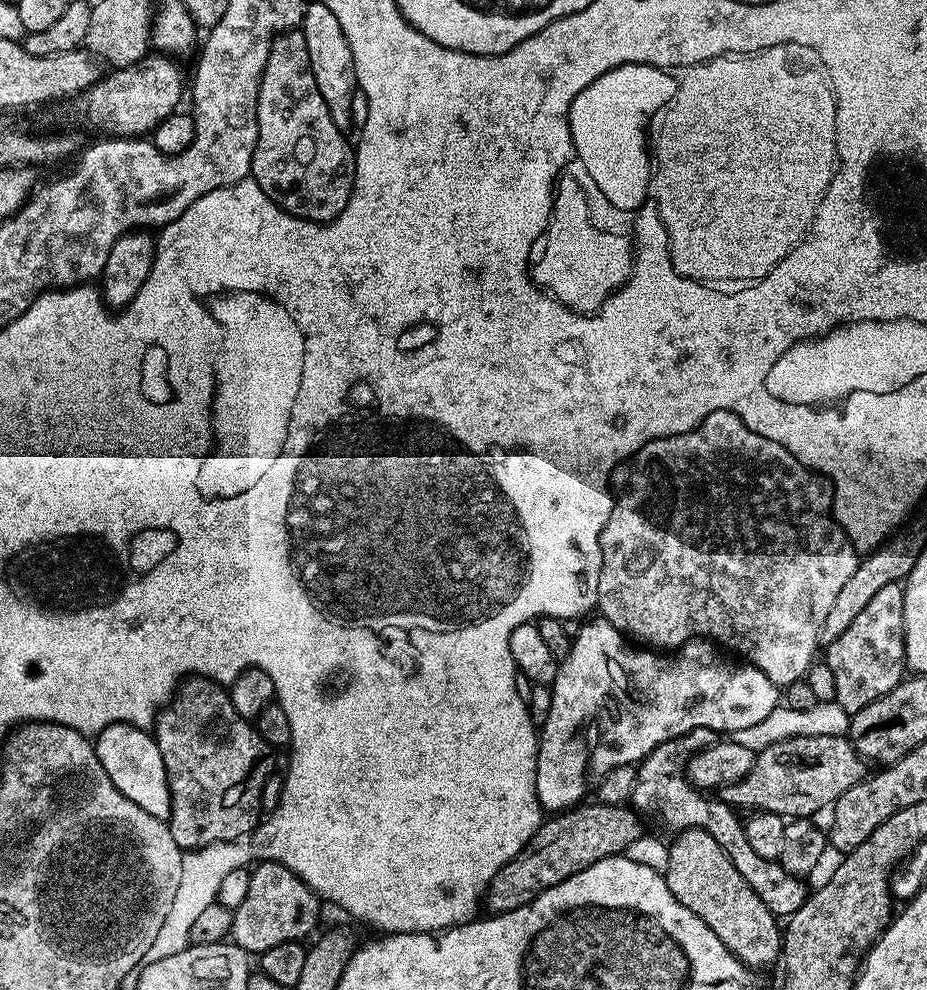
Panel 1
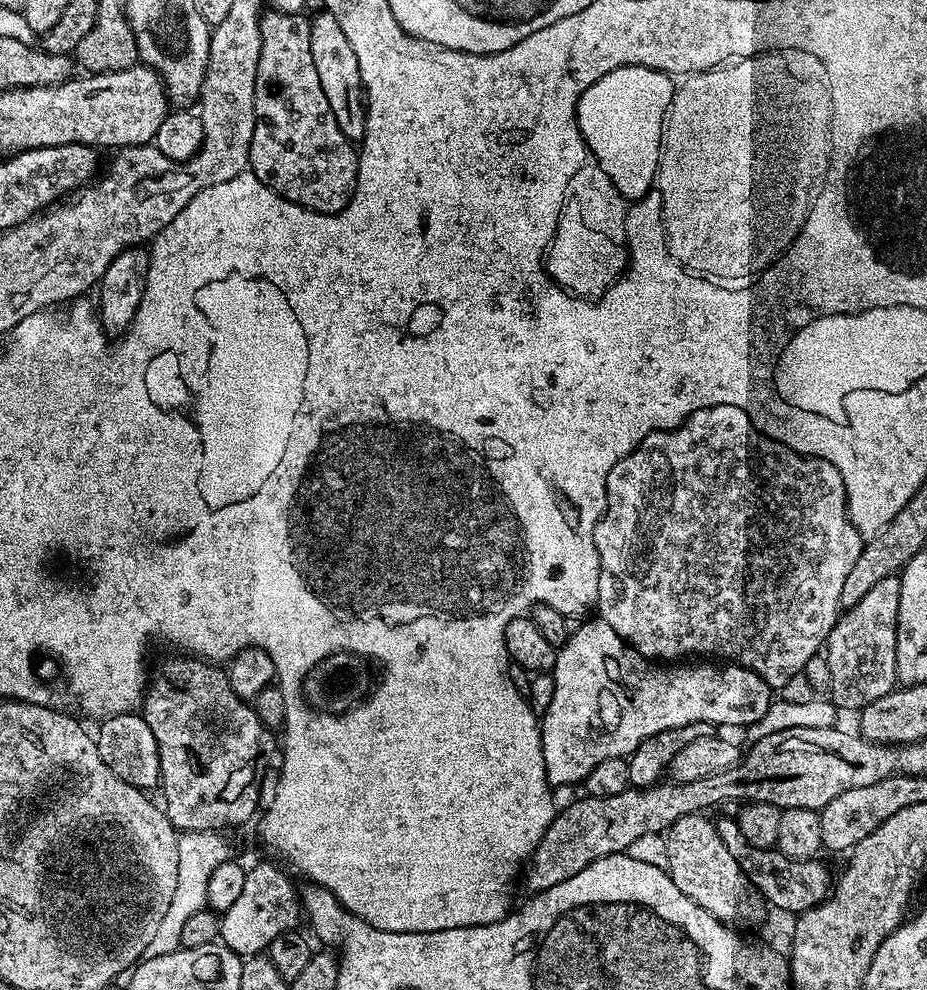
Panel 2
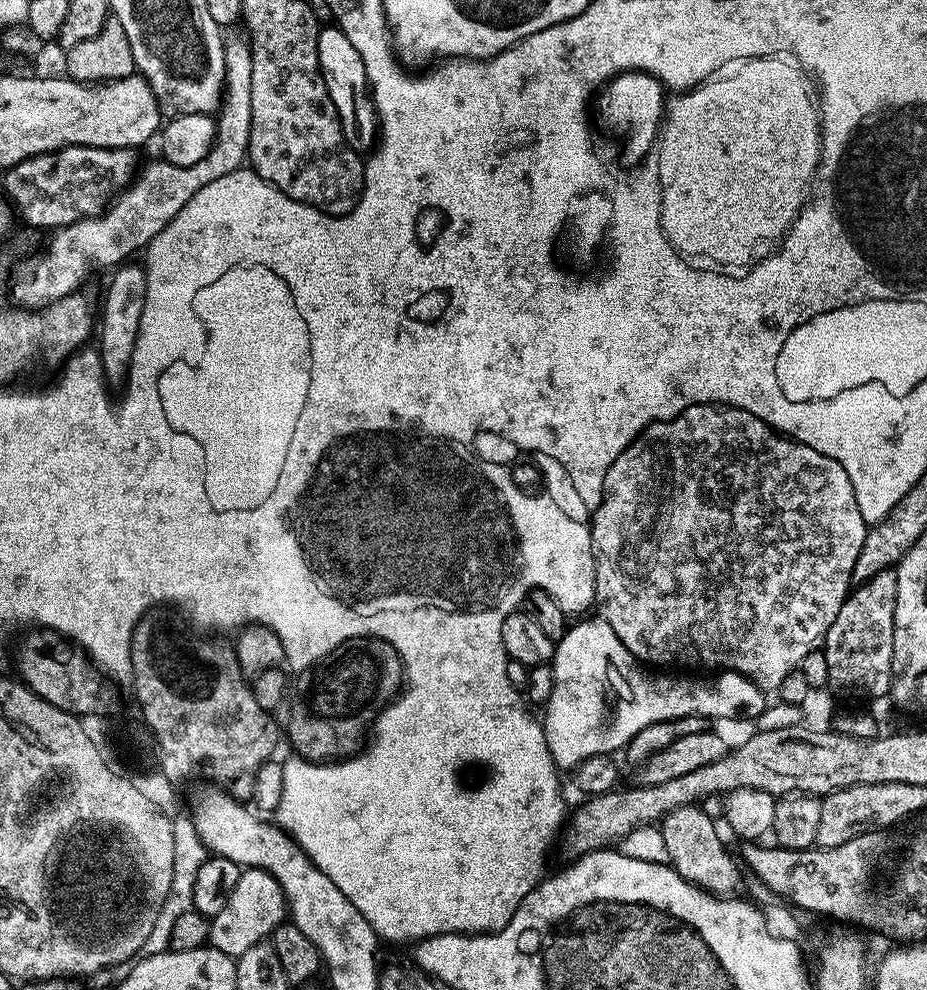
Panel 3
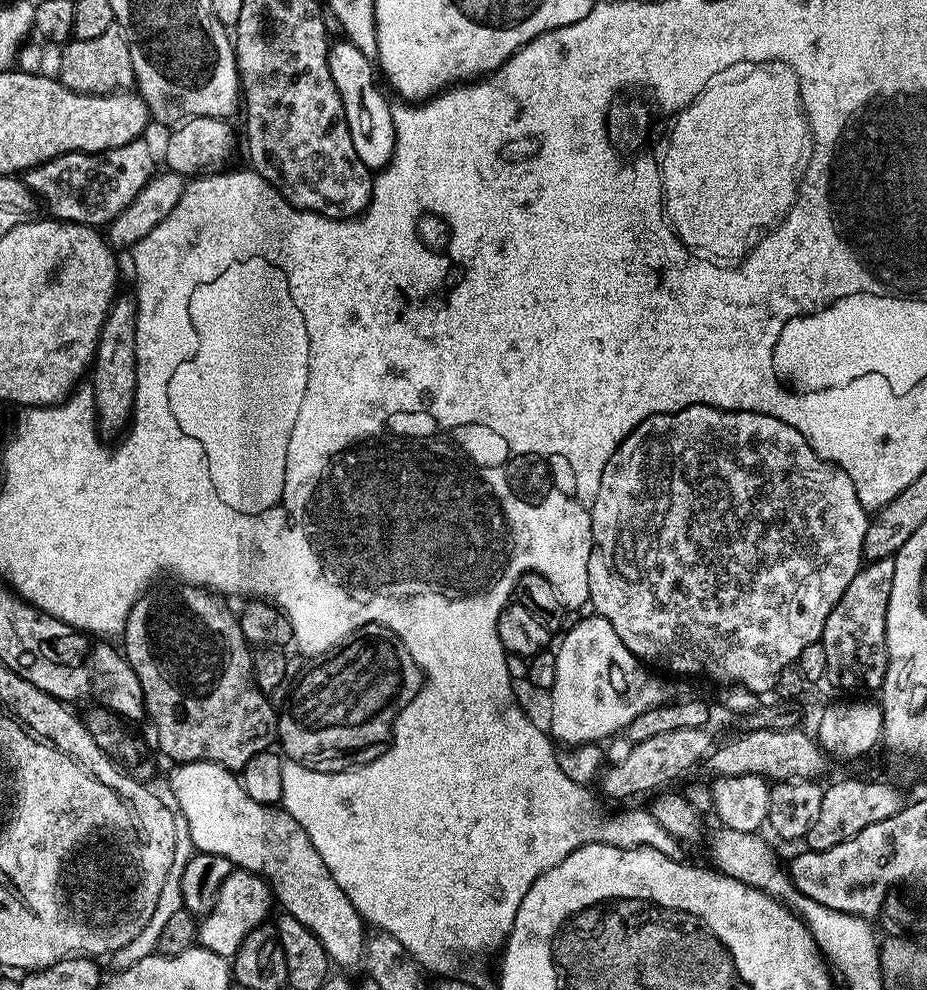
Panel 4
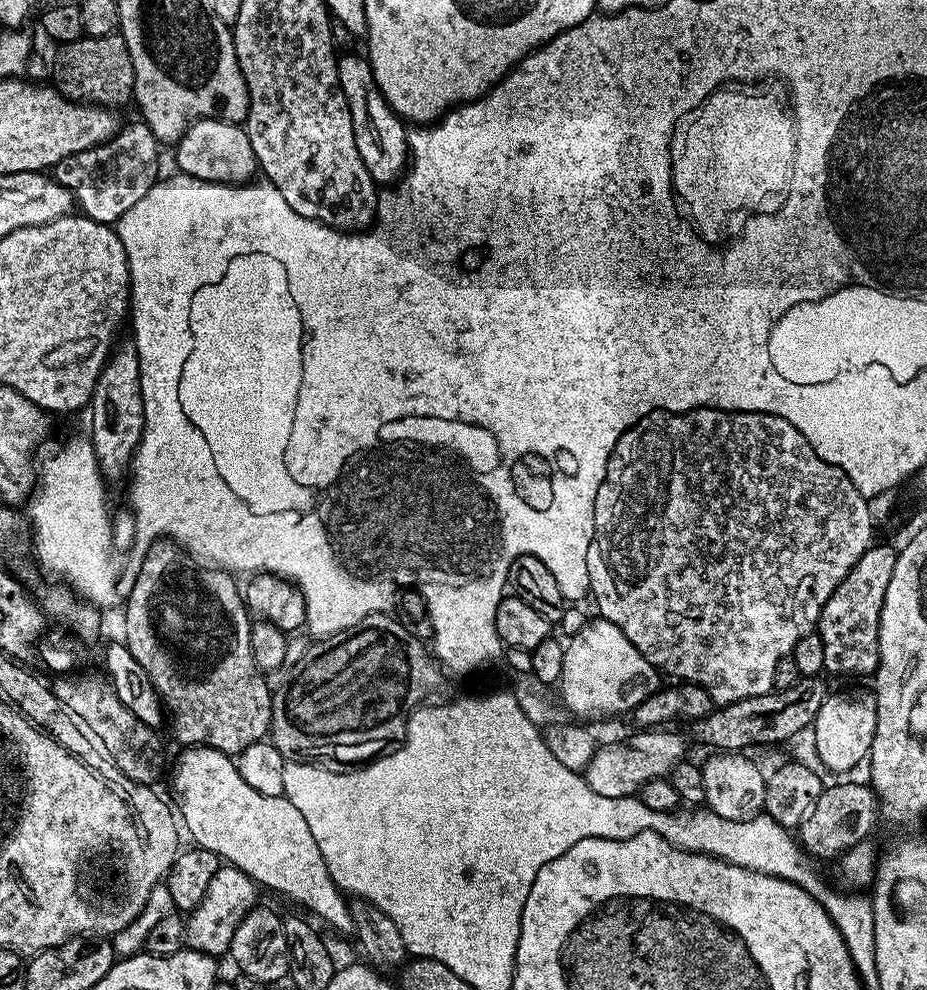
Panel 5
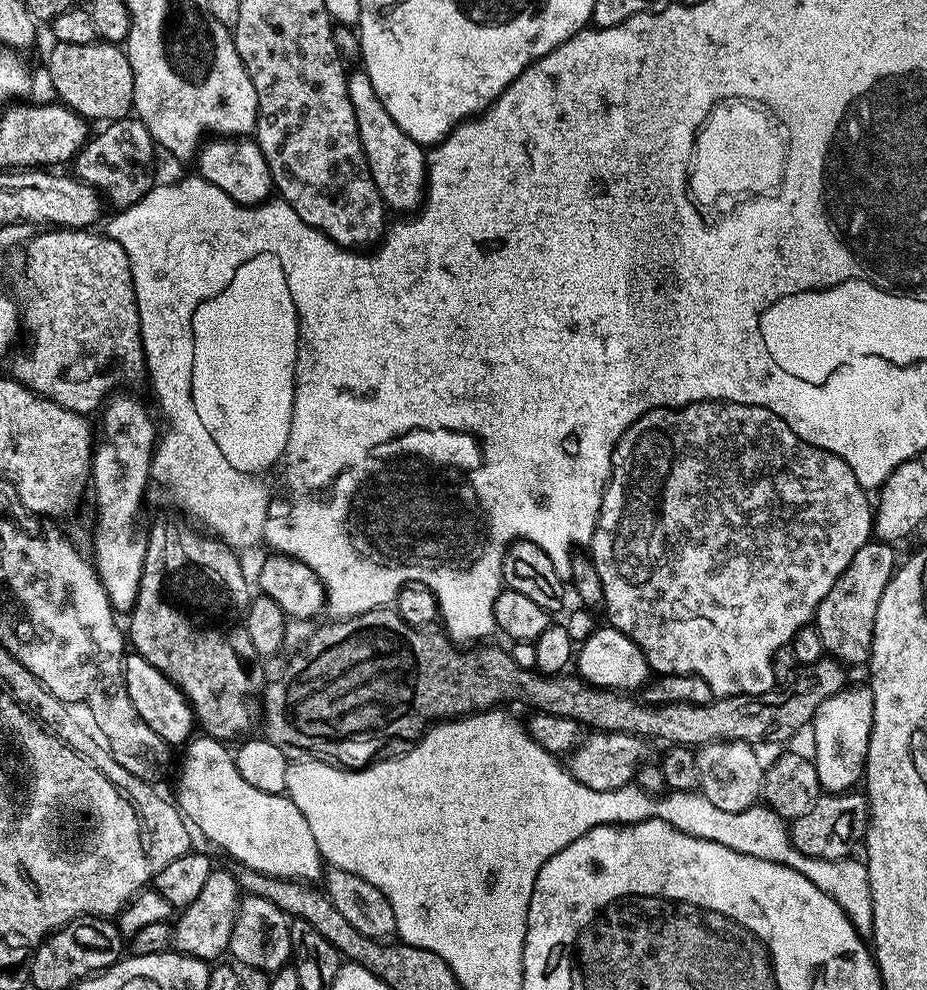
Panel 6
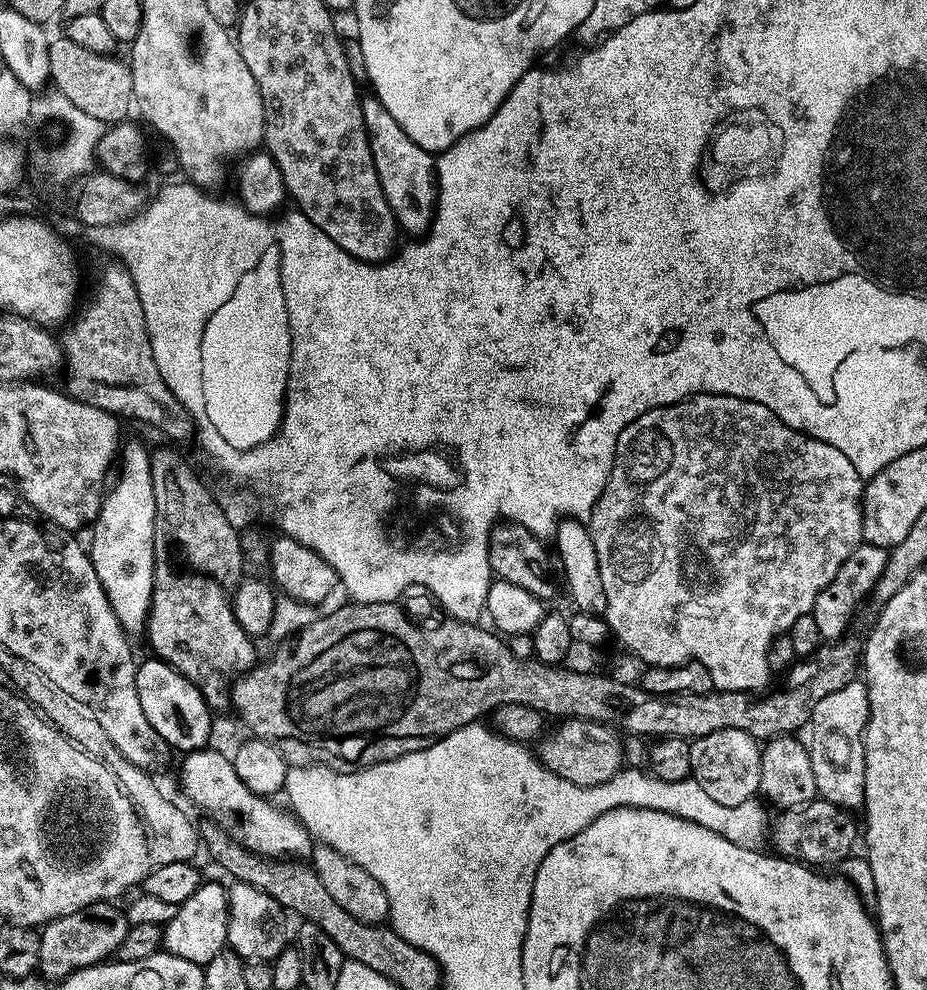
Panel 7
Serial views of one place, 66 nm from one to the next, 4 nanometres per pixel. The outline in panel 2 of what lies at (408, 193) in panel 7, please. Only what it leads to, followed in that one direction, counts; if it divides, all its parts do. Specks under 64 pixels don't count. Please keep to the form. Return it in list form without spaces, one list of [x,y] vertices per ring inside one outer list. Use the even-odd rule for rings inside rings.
[[[327,10],[317,12],[311,17],[310,54],[314,54],[314,70],[318,70],[318,82],[322,82],[322,94],[326,94],[326,102],[330,102],[330,110],[334,110],[334,118],[346,134],[346,138],[359,142],[364,138],[364,121],[366,119],[366,98],[360,83],[360,67],[358,54],[354,54],[354,46],[346,42],[346,34]]]

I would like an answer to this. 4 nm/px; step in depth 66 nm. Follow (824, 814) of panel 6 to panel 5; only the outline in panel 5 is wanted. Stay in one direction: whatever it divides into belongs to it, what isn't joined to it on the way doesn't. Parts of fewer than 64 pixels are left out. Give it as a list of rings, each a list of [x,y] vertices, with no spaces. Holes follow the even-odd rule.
[[[829,783],[818,798],[814,810],[810,810],[808,817],[800,823],[798,843],[809,857],[817,861],[835,861],[854,846],[858,846],[858,842],[869,839],[873,835],[871,832],[876,820],[878,821],[878,801],[876,793],[867,783]]]

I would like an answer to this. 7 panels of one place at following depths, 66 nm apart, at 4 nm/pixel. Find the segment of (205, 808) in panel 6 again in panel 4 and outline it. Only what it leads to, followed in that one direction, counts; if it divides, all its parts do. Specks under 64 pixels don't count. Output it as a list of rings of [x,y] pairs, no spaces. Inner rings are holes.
[[[209,760],[176,764],[173,769],[168,788],[176,799],[179,815],[186,818],[192,848],[196,852],[222,854],[235,867],[264,877],[279,899],[281,896],[288,900],[287,915],[298,918],[320,939],[333,965],[359,965],[364,956],[365,921],[360,919],[350,898],[346,898],[342,886],[334,882],[334,874],[326,870],[326,862],[314,850],[306,830],[283,807],[254,802],[243,783],[232,777],[233,769]]]

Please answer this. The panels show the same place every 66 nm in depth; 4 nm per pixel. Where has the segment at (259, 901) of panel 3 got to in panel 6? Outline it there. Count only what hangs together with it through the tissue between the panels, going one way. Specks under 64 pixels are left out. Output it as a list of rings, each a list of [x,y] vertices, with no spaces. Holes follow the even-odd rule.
[[[217,867],[210,874],[210,878],[206,878],[206,886],[202,886],[198,898],[194,898],[194,902],[190,902],[190,906],[183,908],[175,917],[175,951],[183,952],[186,956],[193,956],[196,960],[219,961],[223,957],[220,955],[228,952],[228,943],[234,930],[236,914],[240,911],[241,899],[240,885],[232,877],[231,871],[227,867]]]

